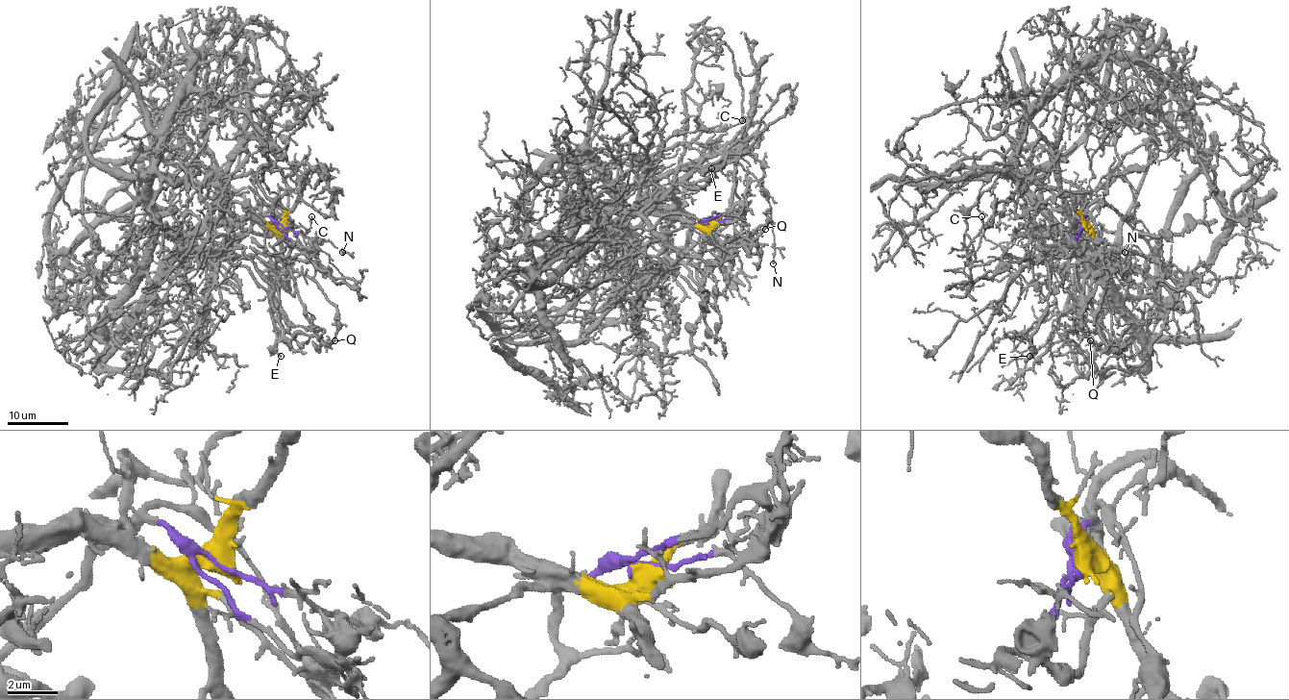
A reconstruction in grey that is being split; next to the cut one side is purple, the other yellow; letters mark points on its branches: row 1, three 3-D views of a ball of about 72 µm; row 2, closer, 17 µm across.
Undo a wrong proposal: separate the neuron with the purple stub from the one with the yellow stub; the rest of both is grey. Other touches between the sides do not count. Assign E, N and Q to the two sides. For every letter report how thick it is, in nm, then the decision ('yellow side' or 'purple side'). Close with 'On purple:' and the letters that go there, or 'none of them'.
E: 120 nm | yellow side
N: 120 nm | purple side
Q: 280 nm | yellow side
On purple: N

